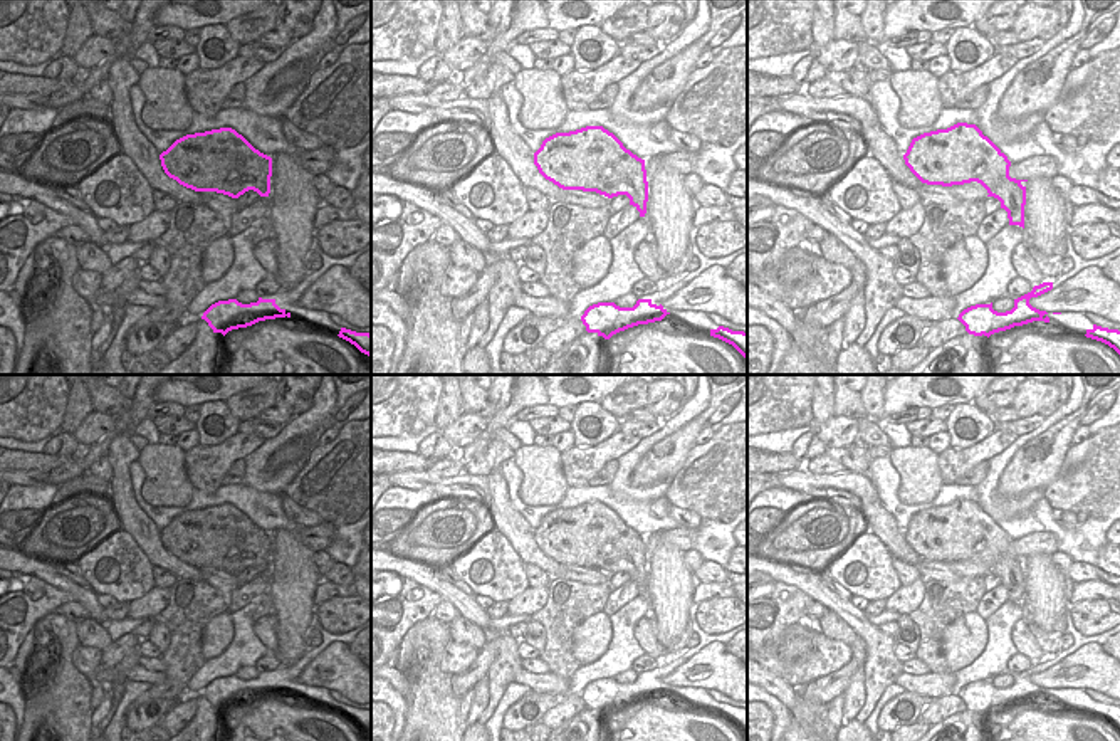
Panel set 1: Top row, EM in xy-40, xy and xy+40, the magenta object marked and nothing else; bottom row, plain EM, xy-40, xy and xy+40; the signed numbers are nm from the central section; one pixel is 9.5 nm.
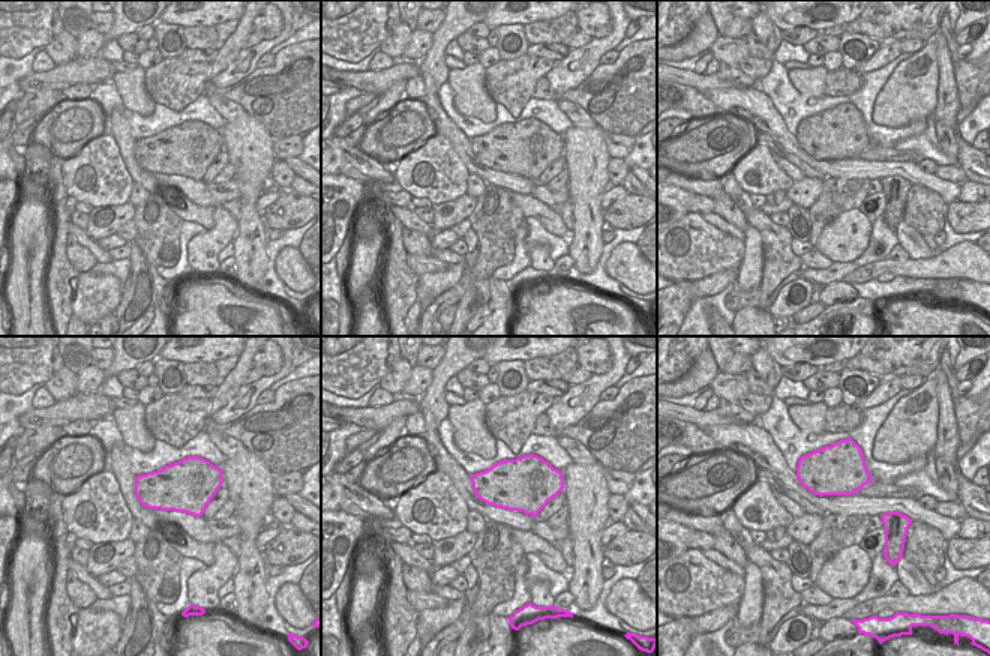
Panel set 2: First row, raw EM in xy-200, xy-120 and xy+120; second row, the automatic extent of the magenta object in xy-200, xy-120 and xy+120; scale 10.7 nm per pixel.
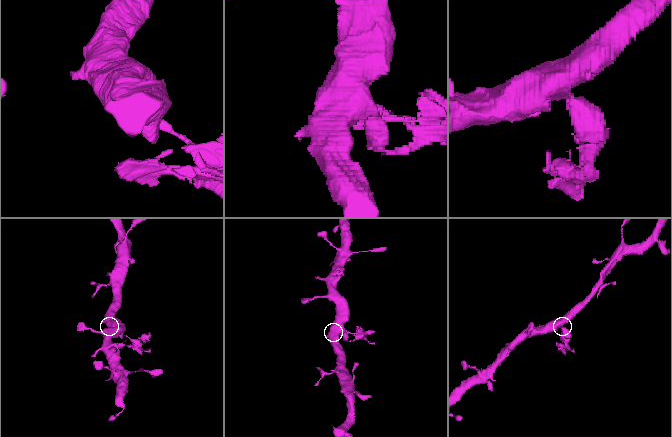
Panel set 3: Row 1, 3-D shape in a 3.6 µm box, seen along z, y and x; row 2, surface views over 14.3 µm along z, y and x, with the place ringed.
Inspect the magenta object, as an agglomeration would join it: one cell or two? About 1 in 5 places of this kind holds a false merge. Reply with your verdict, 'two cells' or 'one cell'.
two cells

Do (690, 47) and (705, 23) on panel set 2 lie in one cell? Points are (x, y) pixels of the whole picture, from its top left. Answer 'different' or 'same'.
same

